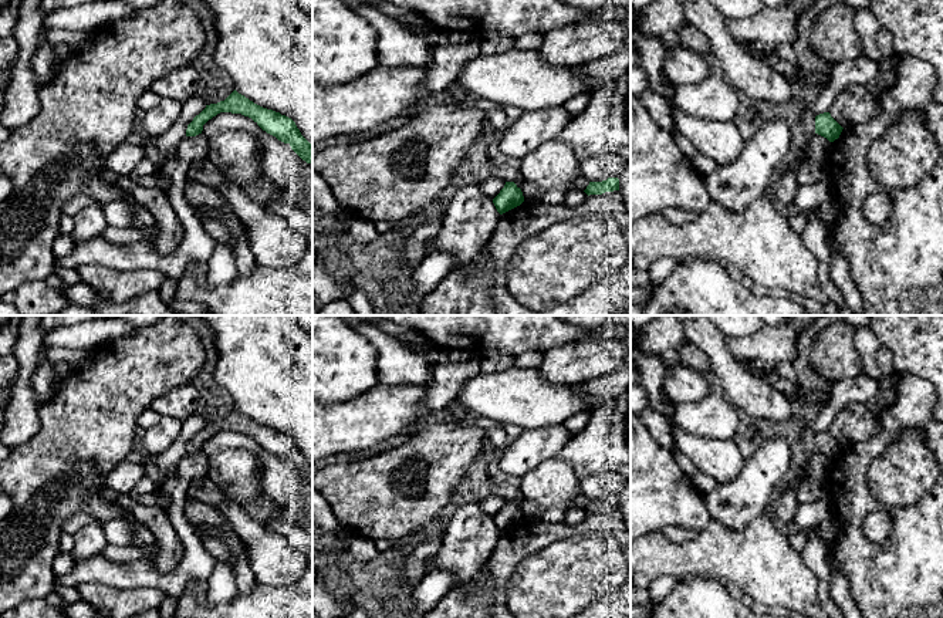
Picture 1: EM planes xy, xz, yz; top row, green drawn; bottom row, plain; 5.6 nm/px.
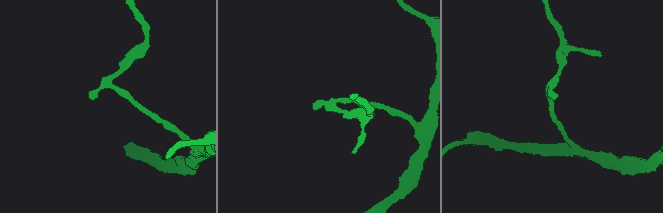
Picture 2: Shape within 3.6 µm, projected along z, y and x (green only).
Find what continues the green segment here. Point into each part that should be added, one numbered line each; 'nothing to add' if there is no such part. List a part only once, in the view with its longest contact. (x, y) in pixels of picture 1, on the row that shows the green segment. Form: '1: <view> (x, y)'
nothing to add

